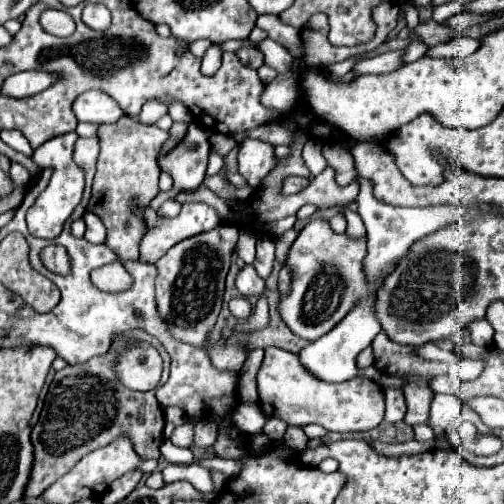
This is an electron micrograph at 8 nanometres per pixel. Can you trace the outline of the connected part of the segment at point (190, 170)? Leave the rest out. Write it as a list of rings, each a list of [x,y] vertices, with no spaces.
[[[192,122],[186,138],[170,154],[160,158],[162,170],[172,174],[174,186],[178,190],[182,188],[192,190],[204,180],[210,156],[208,136],[210,132],[206,128]]]

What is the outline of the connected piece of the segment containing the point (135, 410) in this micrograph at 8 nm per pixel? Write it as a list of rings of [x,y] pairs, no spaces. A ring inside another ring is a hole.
[[[112,352],[90,358],[88,362],[66,366],[56,372],[44,400],[38,424],[32,428],[34,468],[26,486],[26,498],[40,496],[60,476],[64,476],[88,452],[114,442],[120,434],[128,436],[134,450],[142,458],[160,458],[160,444],[164,440],[164,410],[156,402],[156,390],[134,392],[118,382],[112,372]]]

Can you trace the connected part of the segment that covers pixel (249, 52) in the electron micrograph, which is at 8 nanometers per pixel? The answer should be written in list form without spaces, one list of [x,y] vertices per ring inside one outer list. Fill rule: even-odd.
[[[242,48],[242,50],[238,50],[236,54],[238,54],[238,58],[242,60],[242,64],[246,64],[246,66],[250,66],[250,68],[254,68],[254,70],[264,64],[264,56],[262,56],[258,50],[254,50],[254,48]]]

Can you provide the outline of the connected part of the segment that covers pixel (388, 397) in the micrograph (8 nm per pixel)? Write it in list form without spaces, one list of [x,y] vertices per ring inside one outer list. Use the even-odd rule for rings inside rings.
[[[386,386],[384,388],[385,395],[385,415],[384,420],[386,422],[400,422],[406,414],[406,400],[404,400],[404,394],[400,388],[396,386]]]

